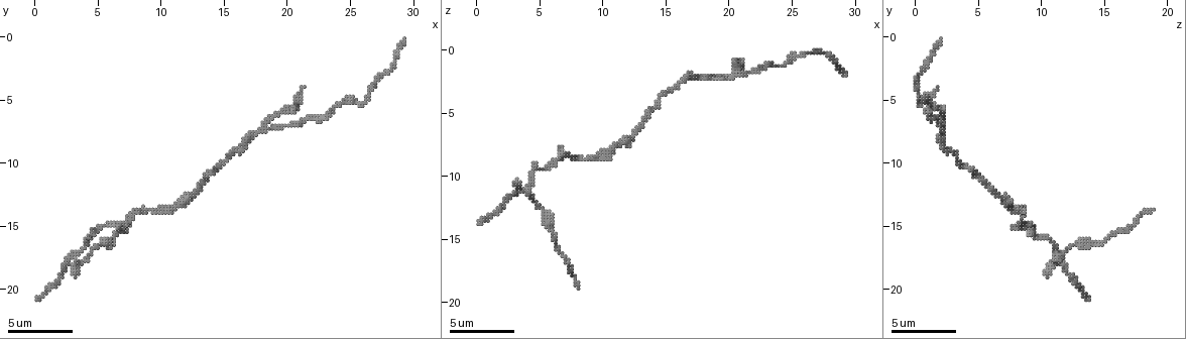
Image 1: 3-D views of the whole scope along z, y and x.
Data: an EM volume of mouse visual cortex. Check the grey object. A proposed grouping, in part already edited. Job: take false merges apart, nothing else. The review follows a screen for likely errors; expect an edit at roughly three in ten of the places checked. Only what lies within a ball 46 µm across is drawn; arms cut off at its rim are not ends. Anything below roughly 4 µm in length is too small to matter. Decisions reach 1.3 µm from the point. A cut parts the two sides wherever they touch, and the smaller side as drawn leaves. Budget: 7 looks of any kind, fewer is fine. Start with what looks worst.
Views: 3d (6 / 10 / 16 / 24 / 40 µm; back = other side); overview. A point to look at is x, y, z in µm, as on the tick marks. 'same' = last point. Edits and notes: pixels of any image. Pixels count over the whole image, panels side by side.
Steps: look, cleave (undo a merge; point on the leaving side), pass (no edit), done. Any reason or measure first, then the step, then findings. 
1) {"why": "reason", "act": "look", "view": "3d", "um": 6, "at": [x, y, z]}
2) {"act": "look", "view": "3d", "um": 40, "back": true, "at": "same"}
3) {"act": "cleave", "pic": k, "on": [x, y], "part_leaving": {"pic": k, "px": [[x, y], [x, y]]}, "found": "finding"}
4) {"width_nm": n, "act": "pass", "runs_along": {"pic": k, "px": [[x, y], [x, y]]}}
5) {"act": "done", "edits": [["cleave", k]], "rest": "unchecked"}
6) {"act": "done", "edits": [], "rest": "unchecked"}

{"why": "three arms meet", "act": "look", "view": "3d", "um": 6, "at": [18.4, 6.8, 2.0]}

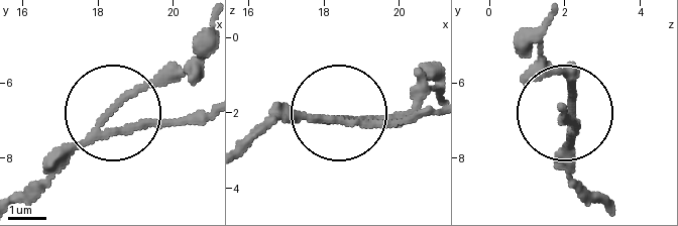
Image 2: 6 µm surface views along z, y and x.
{"arms": 3, "act": "cleave", "pic": 2, "on": [126, 95], "part_leaving": {"pic": 2, "px": [[319, 114], [392, 114], [435, 89]]}, "found": "a second neuron is stuck on"}

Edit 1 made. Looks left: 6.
{"act": "look", "view": "overview"}

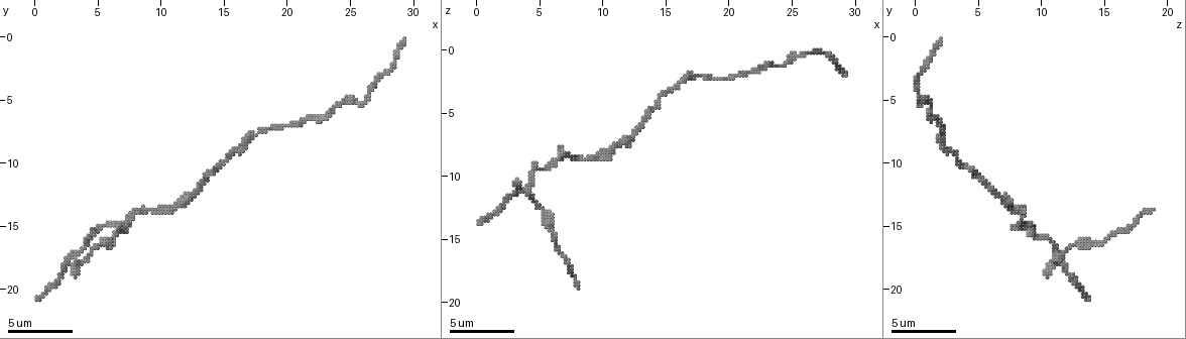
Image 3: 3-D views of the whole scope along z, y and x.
{"why": "four arms meet", "act": "look", "view": "3d", "um": 16, "at": [3.0, 17.4, 11.2]}

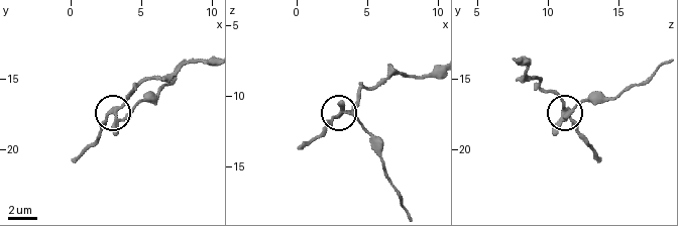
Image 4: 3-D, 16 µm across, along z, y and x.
{"arms": 4, "act": "cleave", "pic": 4, "on": [132, 106], "found": "two neurons meet here"}

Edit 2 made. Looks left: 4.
{"act": "look", "view": "3d", "um": 10, "at": [13.0, 12.0, 6.0]}

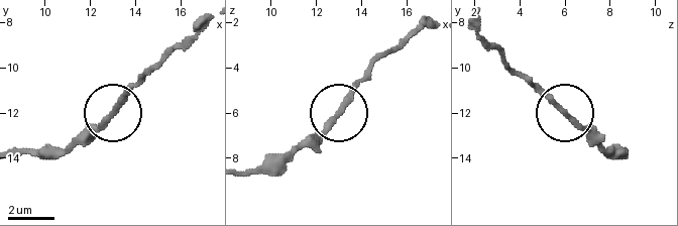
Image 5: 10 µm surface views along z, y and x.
{"act": "pass", "found": "one neuron here"}

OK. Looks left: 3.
{"act": "done", "edits": [["cleave", 2], ["cleave", 4]], "rest": "unchecked"}

